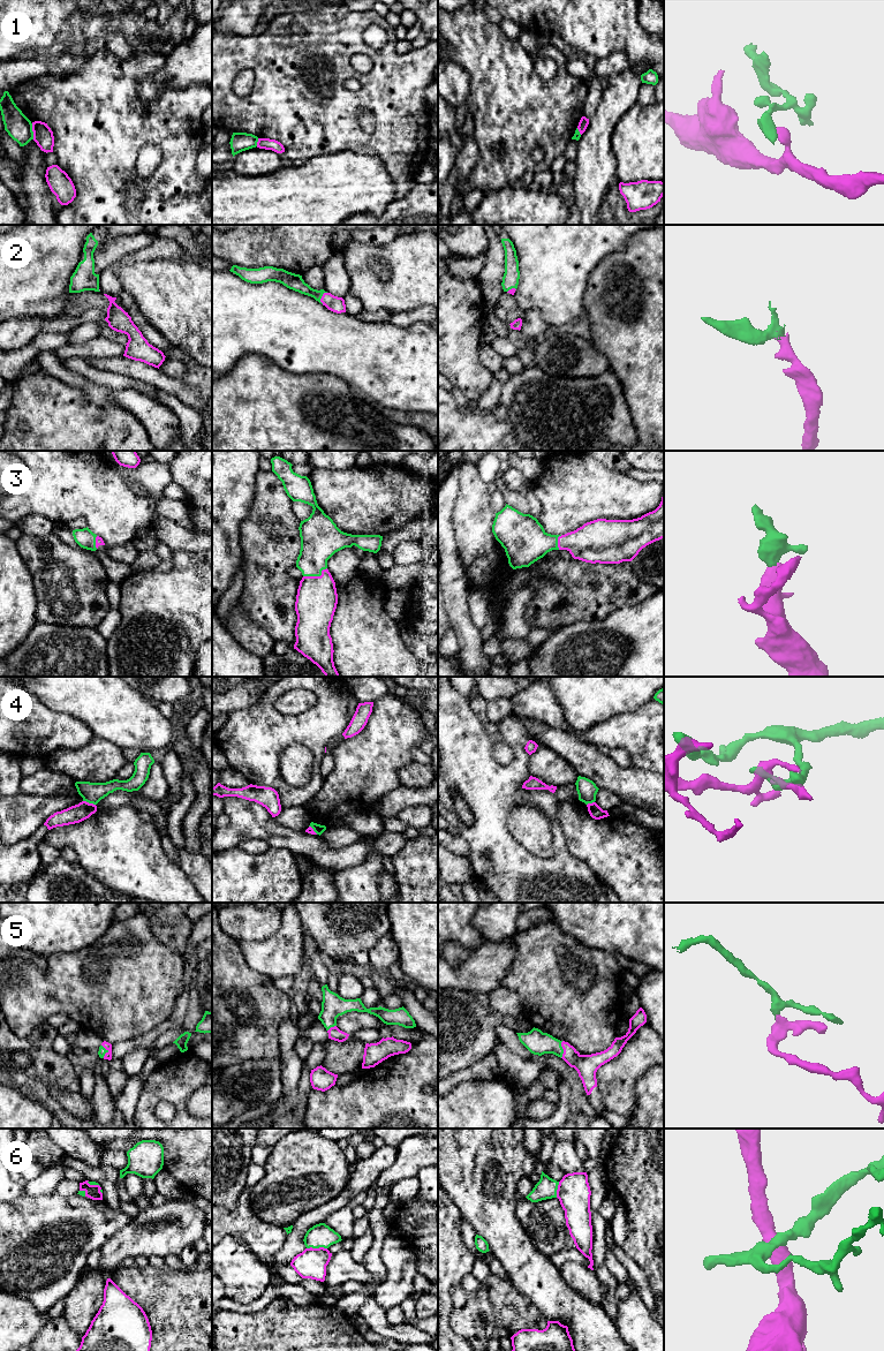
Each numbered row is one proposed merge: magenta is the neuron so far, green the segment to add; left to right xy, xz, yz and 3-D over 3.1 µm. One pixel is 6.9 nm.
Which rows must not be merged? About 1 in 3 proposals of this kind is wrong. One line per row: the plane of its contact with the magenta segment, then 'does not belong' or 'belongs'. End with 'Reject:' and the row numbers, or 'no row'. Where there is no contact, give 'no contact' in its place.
1: meets magenta in xy; does not belong
2: meets magenta in xz; belongs
3: meets magenta in xz; belongs
4: meets magenta in xy; does not belong
5: meets magenta in yz; belongs
6: meets magenta in xz; does not belong
Reject: 1, 4, 6

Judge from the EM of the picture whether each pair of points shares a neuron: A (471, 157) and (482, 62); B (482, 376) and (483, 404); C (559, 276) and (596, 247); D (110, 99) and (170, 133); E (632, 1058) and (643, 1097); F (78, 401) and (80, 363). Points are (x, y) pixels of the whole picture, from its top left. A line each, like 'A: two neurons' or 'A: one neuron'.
A: two neurons
B: two neurons
C: one neuron
D: one neuron
E: two neurons
F: two neurons

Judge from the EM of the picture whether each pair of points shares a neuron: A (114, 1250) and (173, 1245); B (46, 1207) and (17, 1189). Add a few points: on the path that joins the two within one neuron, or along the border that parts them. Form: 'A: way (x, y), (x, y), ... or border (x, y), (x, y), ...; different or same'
A: way (129, 1244), (158, 1244); same
B: border (24, 1194), (12, 1202); different

